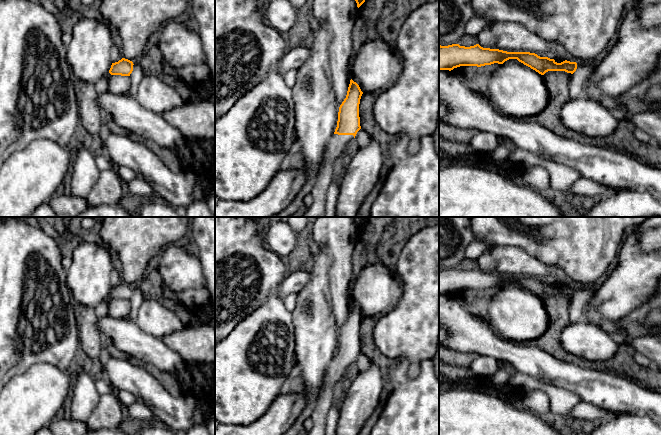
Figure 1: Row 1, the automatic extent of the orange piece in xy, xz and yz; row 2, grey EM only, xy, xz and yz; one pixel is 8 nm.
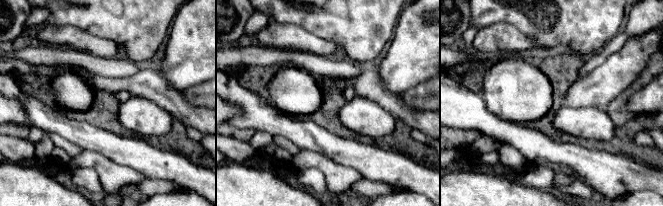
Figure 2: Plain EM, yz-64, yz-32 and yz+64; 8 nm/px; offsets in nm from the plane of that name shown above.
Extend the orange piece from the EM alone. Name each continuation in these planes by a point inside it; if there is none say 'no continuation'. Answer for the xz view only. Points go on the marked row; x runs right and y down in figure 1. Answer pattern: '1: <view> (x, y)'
1: xz (336, 145)

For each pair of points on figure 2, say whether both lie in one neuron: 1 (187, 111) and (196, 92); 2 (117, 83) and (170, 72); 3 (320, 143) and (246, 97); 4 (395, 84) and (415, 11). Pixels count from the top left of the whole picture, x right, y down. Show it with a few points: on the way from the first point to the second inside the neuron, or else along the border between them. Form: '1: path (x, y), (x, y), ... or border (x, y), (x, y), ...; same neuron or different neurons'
1: border (182, 91), (183, 97), (191, 104), (205, 107); different neurons
2: border (158, 72), (171, 86), (177, 89); different neurons
3: path (302, 133), (286, 125), (271, 121), (264, 115); same neuron
4: path (405, 66), (413, 57), (413, 29); same neuron

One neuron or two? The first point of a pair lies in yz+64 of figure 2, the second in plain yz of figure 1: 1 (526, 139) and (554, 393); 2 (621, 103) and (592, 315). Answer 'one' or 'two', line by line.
1: two
2: two

